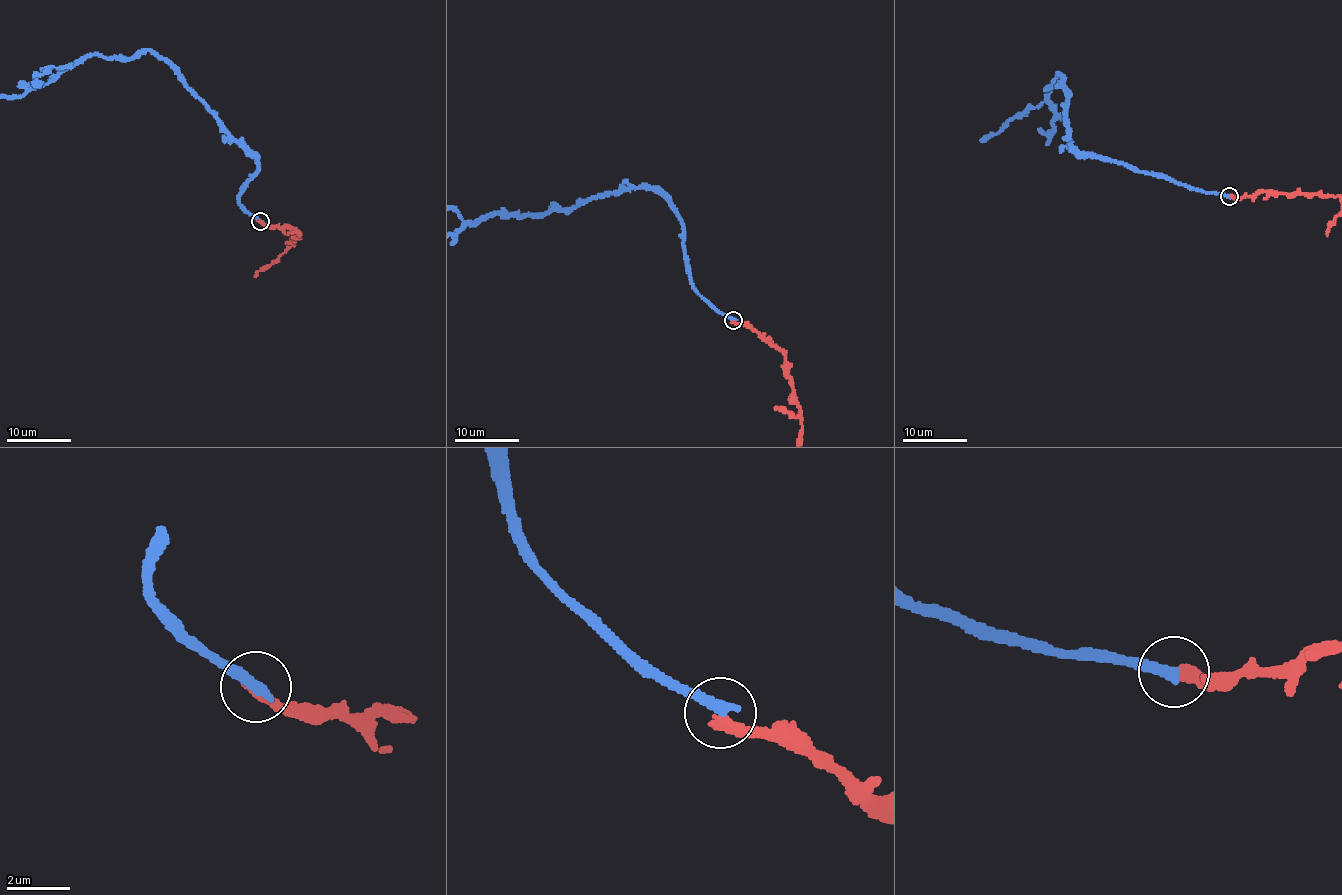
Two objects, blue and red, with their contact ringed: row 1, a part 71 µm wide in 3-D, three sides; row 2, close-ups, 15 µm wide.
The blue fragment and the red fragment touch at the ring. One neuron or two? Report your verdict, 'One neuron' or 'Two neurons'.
Two neurons

